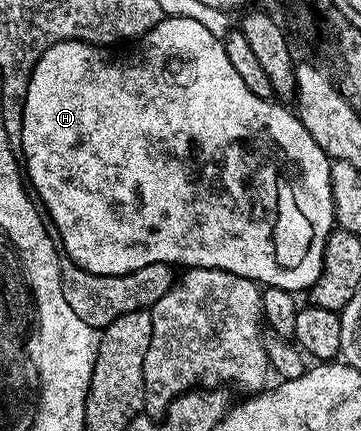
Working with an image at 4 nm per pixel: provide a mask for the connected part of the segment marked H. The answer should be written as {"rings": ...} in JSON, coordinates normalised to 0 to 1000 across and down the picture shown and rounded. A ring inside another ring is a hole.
{"rings":[[[454,37],[366,109],[374,114],[363,130],[305,130],[285,111],[294,109],[235,93],[163,93],[114,125],[69,218],[64,299],[47,327],[58,346],[58,381],[105,471],[125,485],[158,541],[183,601],[271,640],[343,640],[427,613],[507,613],[510,624],[623,626],[720,661],[820,682],[861,671],[867,654],[889,645],[900,561],[917,531],[931,527],[917,439],[920,369],[867,325],[867,311],[845,302],[825,267],[759,230],[712,227],[712,218],[668,190],[657,162],[645,162],[634,125],[623,125],[618,93],[579,79],[579,70],[568,70],[568,60],[537,42]]]}

